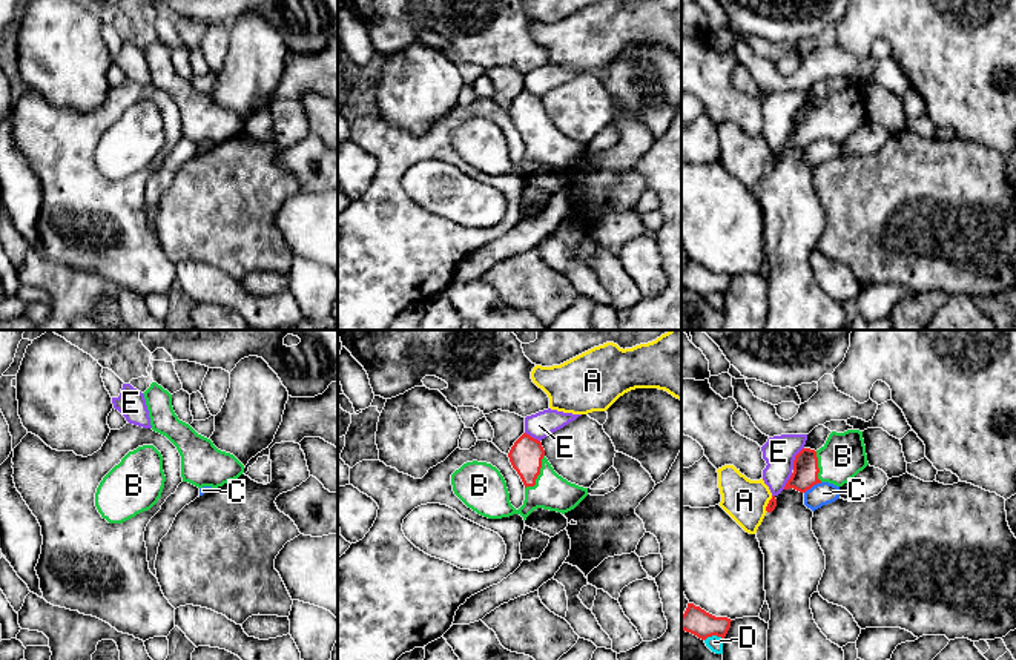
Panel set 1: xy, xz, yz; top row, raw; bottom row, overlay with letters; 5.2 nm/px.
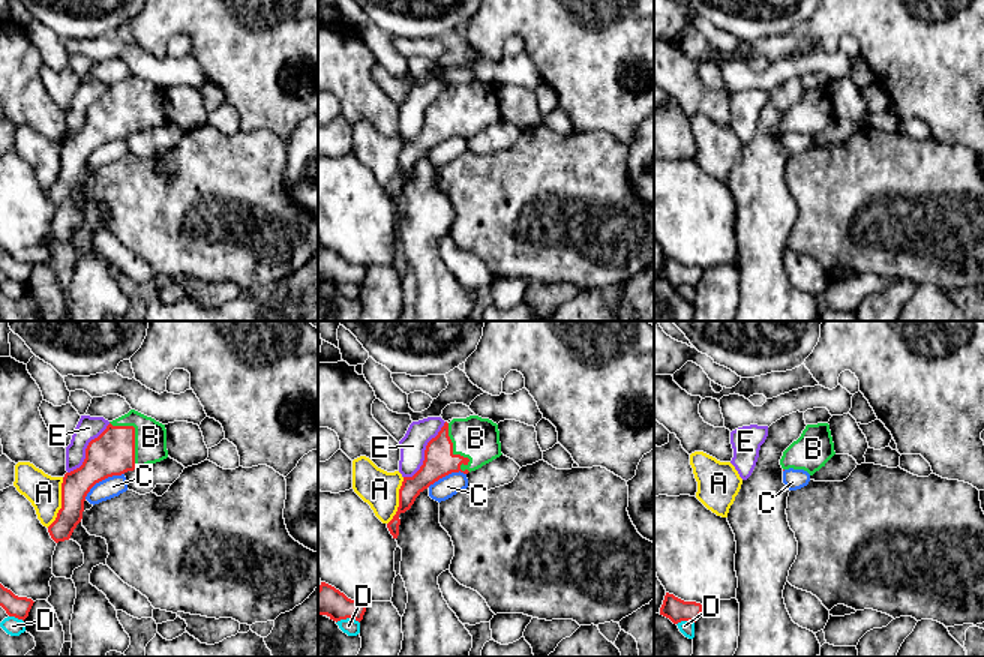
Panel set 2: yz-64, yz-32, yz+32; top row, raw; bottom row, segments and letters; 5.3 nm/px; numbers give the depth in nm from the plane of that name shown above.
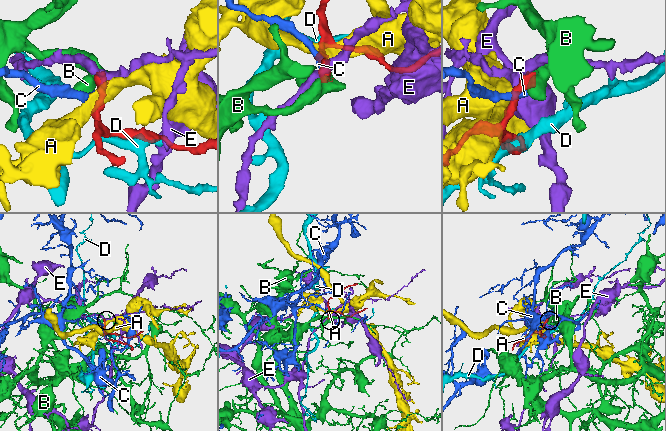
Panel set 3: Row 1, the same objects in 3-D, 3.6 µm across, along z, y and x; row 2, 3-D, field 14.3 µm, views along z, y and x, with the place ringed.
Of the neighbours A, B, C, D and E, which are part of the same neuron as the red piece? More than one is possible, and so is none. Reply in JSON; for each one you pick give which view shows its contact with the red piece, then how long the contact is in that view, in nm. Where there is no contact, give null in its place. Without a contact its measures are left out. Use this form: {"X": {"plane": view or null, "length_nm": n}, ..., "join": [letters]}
{"B": {"plane": "xz", "length_nm": 200}, "join": ["B"]}

